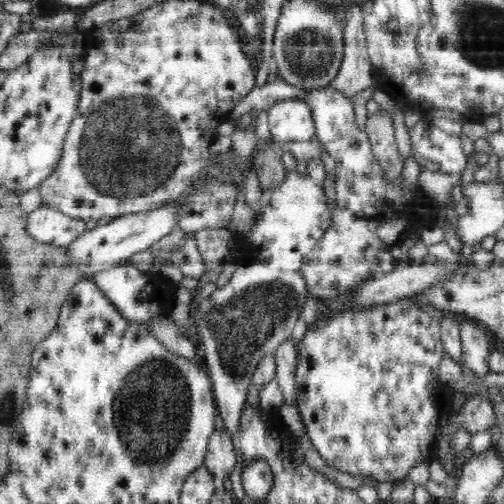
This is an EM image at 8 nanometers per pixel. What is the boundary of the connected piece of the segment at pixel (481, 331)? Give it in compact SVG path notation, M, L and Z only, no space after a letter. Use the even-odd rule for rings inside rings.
M468 317L462 320L459 327L464 360L462 365L482 380L484 375L491 372L488 364L490 336L487 334L484 325L474 323Z

